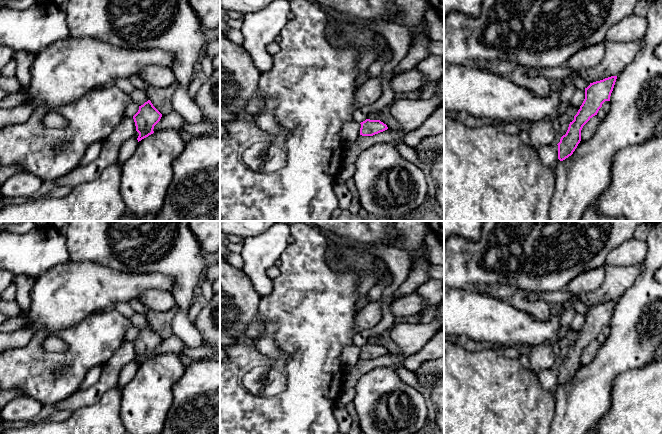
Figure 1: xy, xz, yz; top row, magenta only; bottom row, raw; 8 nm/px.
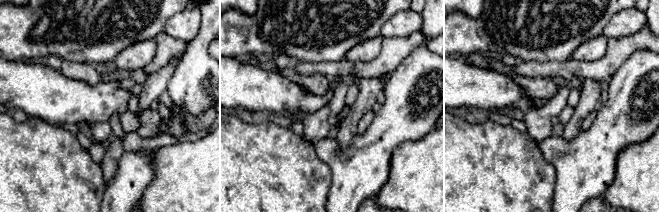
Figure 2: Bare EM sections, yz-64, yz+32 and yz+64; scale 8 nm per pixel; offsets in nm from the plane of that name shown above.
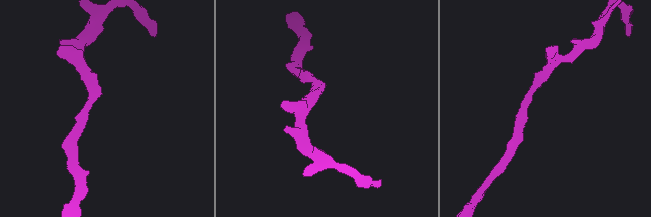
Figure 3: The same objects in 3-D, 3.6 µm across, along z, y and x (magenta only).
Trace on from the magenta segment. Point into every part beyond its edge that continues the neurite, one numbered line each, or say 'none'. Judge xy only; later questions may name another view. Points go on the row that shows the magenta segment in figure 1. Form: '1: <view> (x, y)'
none

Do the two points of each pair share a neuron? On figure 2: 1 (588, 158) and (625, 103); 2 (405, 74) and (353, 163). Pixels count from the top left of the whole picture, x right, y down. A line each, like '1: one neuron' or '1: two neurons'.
1: one neuron
2: one neuron

